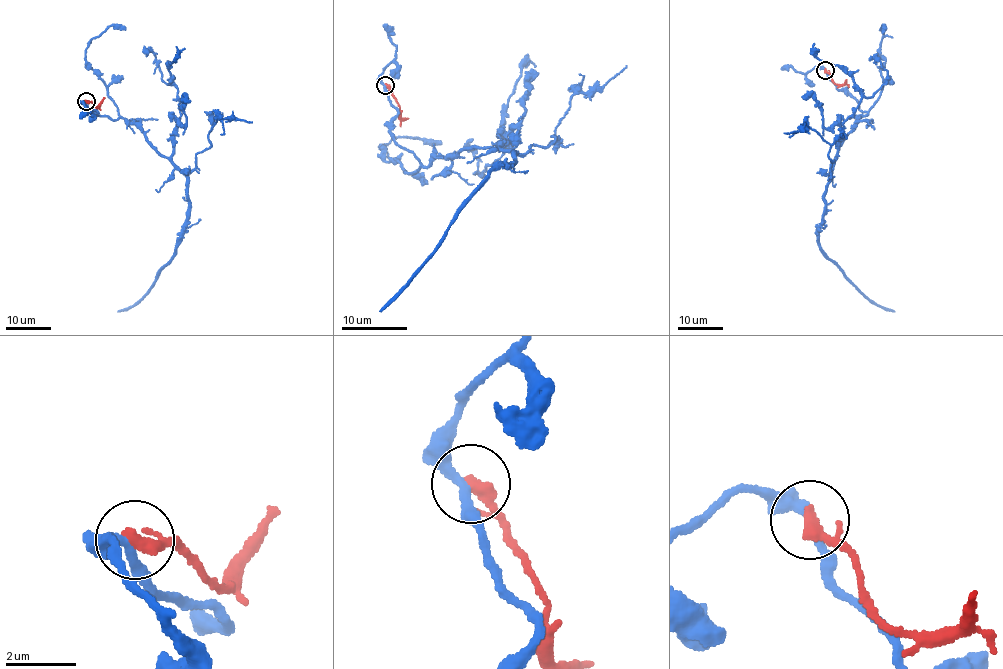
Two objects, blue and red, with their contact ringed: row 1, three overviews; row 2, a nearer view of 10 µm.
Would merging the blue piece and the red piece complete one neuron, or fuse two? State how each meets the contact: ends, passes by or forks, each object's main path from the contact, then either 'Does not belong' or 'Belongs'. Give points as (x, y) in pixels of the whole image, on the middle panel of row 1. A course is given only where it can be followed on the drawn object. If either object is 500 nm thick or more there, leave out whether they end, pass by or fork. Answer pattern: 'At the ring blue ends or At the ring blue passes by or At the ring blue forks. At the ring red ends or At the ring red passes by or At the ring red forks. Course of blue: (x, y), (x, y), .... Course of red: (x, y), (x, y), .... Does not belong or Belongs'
At the ring blue passes by. At the ring red passes by. Course of blue: (384, 85), (398, 112), (392, 135), (424, 166), (474, 147), (515, 158), (492, 171), (379, 310). Course of red: (386, 85), (399, 106), (399, 117), (408, 118). Does not belong

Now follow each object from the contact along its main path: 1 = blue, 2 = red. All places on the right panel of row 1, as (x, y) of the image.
1: (825, 70), (837, 89), (852, 95), (867, 113), (836, 156), (819, 249), (864, 298), (894, 311)
2: (825, 70), (835, 84), (843, 84), (846, 80)

